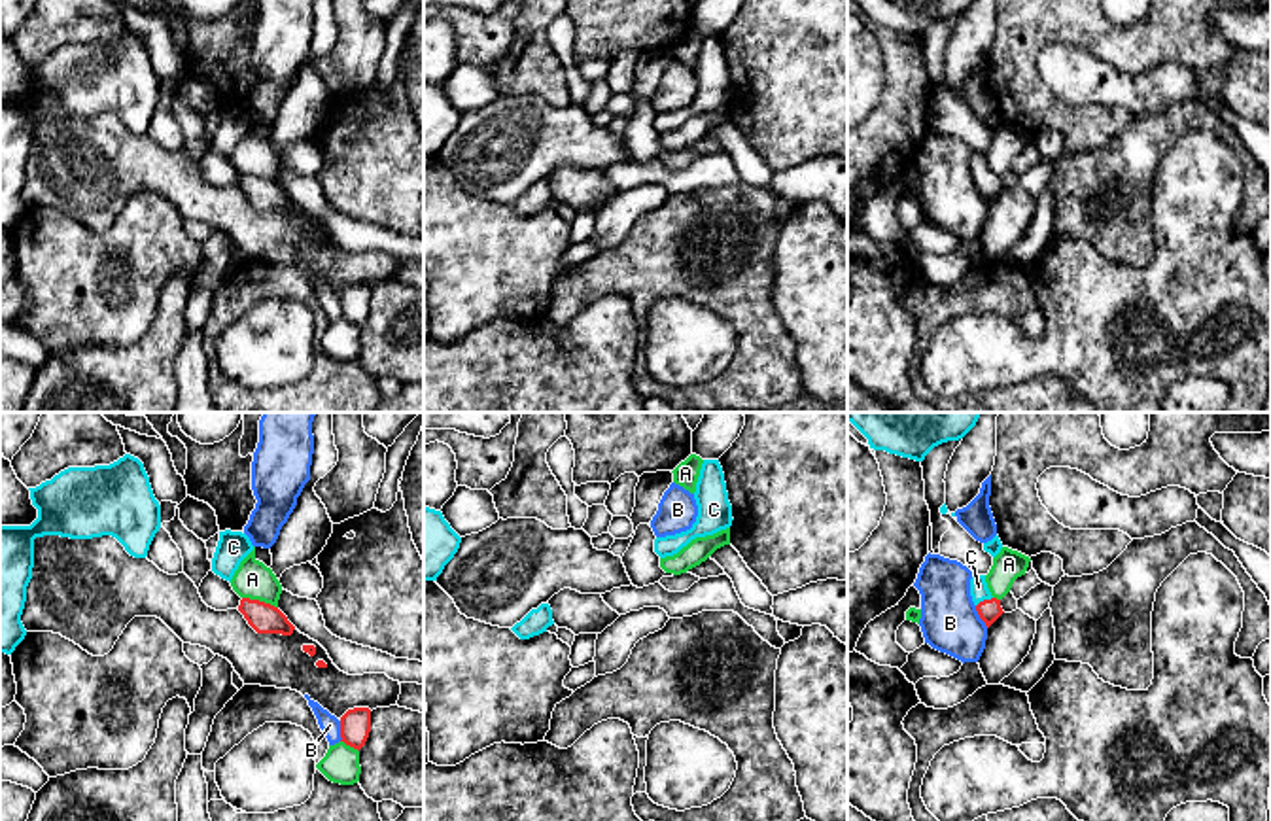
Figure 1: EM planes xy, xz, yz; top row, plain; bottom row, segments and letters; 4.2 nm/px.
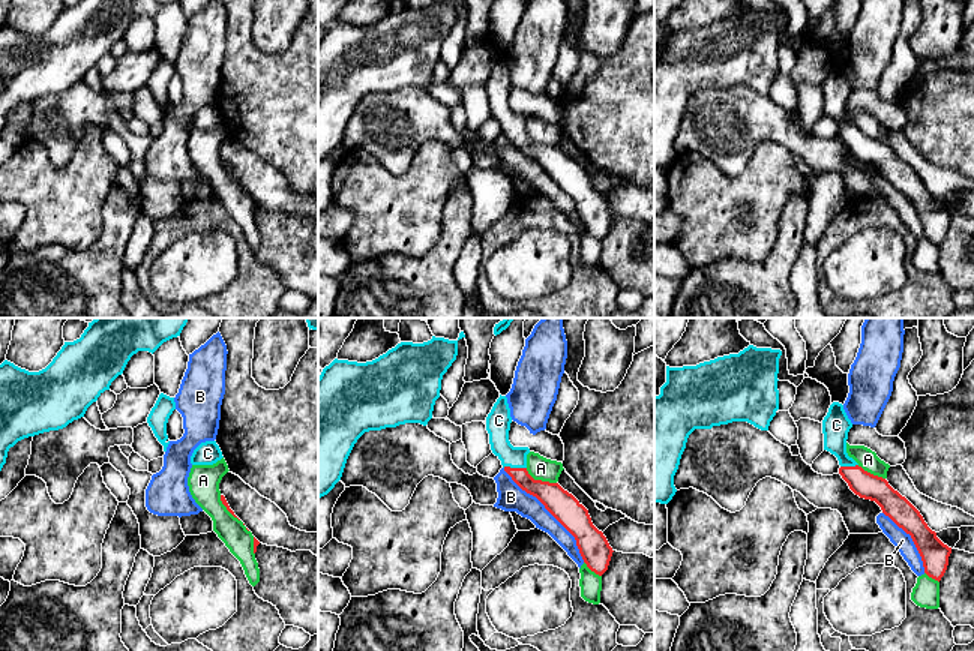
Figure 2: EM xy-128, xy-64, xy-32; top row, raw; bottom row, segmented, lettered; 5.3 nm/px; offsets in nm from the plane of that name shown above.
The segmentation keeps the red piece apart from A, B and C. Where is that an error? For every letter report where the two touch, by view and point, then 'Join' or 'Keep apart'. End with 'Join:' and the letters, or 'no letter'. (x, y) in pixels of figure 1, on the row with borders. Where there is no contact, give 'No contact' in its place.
A: Touches red at xy (258, 600). Keep apart
B: Touches red at yz (980, 617). Keep apart
C: Touches red at yz (984, 600). Join
Join: C

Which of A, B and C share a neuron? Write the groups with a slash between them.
A / B / C

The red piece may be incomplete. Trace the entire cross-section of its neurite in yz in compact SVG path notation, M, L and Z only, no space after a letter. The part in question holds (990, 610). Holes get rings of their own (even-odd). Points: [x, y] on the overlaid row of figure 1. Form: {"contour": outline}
{"contour": "M972 573L970 596L980 619L985 622L987 628L1004 613L1001 607L1001 600L991 596L985 575Z"}

